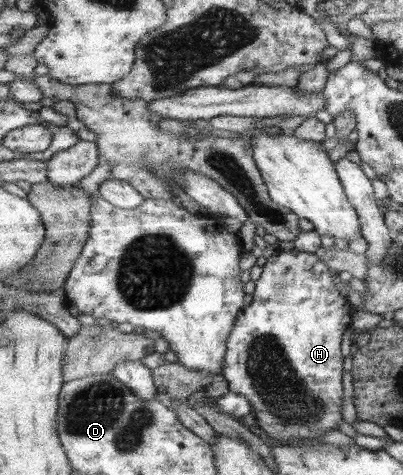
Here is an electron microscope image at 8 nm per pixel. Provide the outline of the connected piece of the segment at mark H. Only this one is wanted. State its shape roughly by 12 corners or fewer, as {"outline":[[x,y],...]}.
{"outline":[[268,258],[222,375],[279,444],[344,422],[355,310],[331,267]]}

